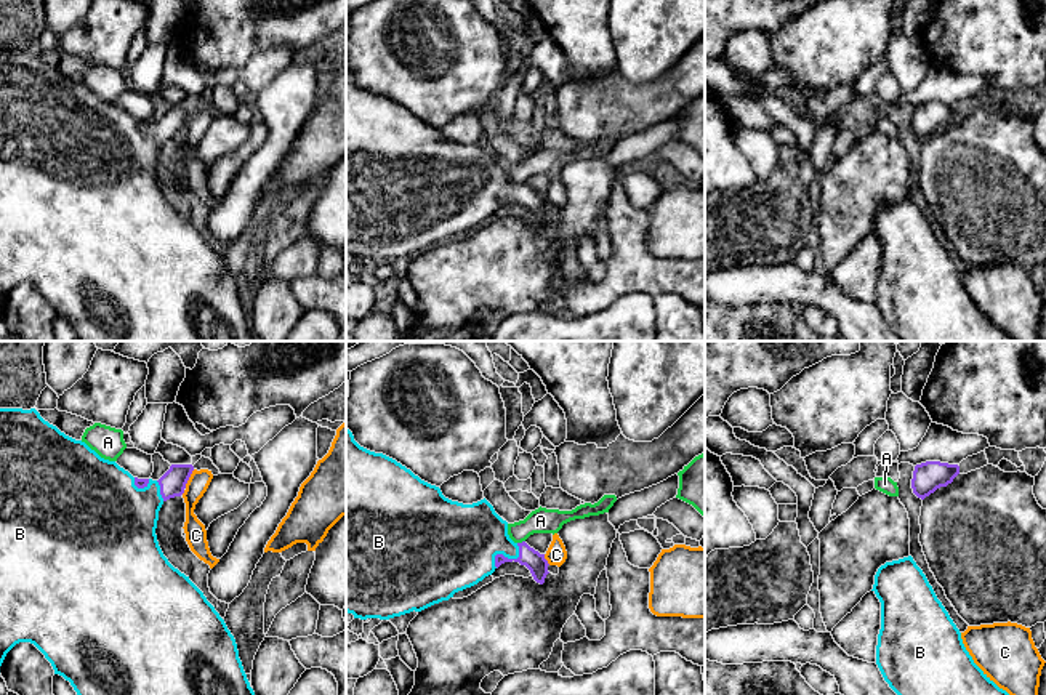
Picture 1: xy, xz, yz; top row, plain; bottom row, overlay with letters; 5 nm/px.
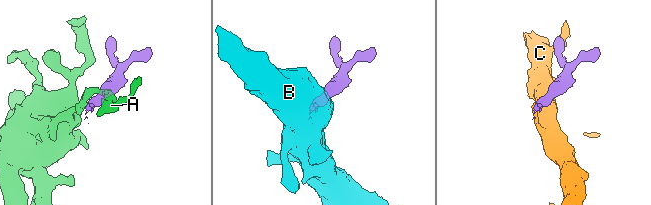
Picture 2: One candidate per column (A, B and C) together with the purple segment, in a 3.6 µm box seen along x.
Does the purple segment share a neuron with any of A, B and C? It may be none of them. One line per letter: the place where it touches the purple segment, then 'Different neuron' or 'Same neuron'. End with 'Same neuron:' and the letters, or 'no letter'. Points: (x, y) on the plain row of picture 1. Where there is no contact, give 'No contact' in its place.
A: Touches purple at xz (522, 183). Different neuron
B: Touches purple at xz (506, 199). Same neuron
C: Touches purple at xy (188, 120). Different neuron
Same neuron: B

